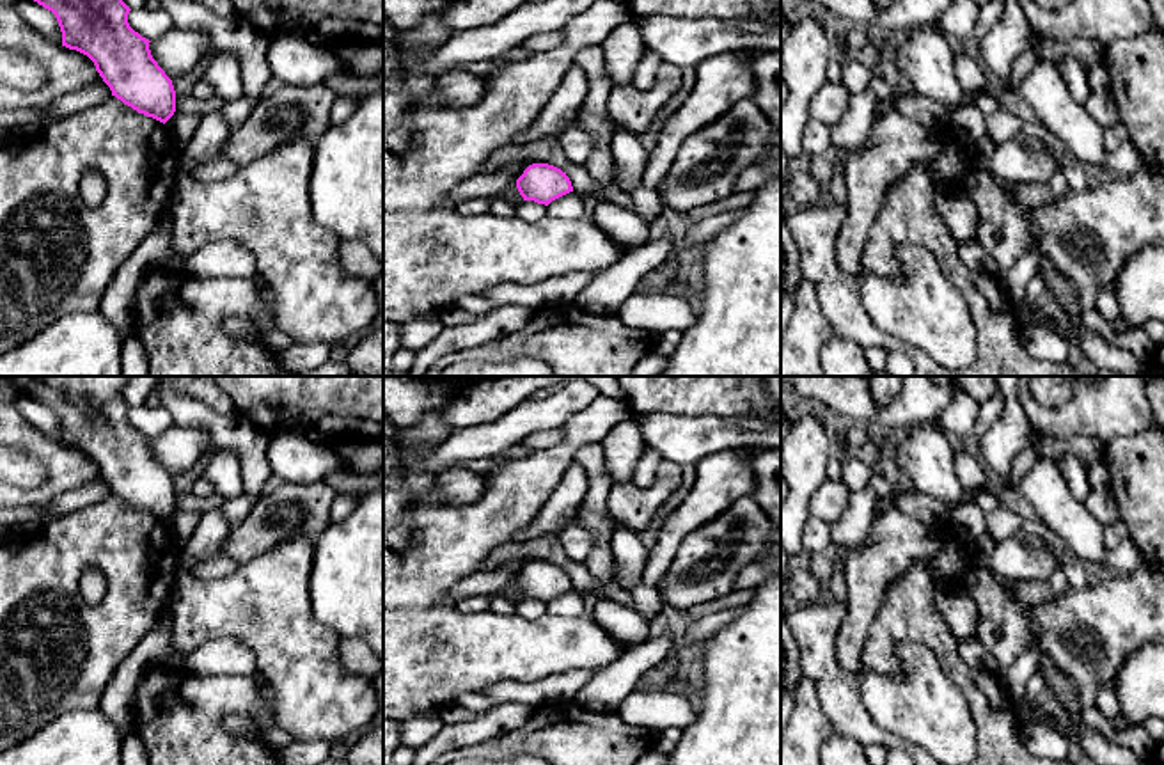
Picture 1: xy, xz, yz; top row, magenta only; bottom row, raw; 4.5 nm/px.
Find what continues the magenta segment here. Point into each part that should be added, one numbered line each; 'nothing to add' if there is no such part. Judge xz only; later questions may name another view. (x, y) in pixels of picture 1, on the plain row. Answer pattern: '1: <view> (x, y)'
nothing to add

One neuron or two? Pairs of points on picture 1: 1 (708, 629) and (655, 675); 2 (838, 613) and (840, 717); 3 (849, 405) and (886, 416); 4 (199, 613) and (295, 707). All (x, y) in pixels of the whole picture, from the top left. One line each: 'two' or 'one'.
1: one
2: one
3: one
4: one

